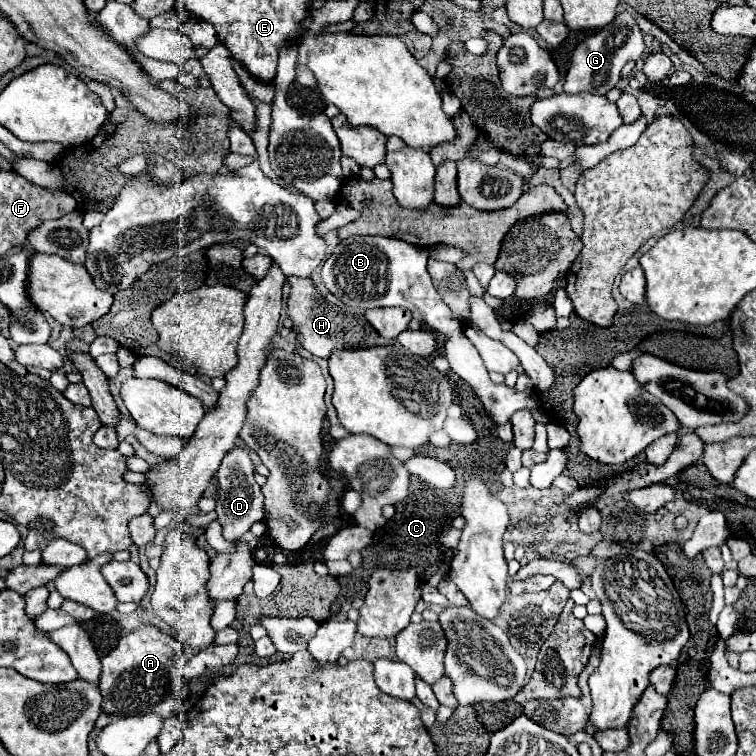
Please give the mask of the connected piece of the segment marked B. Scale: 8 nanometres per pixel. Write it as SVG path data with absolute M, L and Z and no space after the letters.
M347 237L339 241L329 259L323 263L323 283L327 289L339 297L345 305L375 309L375 307L405 307L413 313L413 319L423 323L427 329L437 331L445 339L445 357L451 365L451 371L473 387L481 399L485 411L493 417L497 425L509 421L509 417L519 409L539 407L531 391L515 391L507 385L495 385L489 379L489 373L483 365L483 359L477 355L475 345L467 339L465 327L451 315L449 307L441 301L435 291L431 277L427 273L429 249L415 247L389 237Z

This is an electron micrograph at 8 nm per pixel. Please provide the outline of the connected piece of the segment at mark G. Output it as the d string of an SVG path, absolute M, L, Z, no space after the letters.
M627 11L619 13L607 27L593 33L591 37L587 37L585 41L581 41L575 47L569 71L565 75L565 85L563 85L565 93L569 93L569 95L577 95L577 93L605 95L619 81L623 65L627 61L637 61L643 55L643 51L645 51L643 33L639 31L631 13L627 13Z

